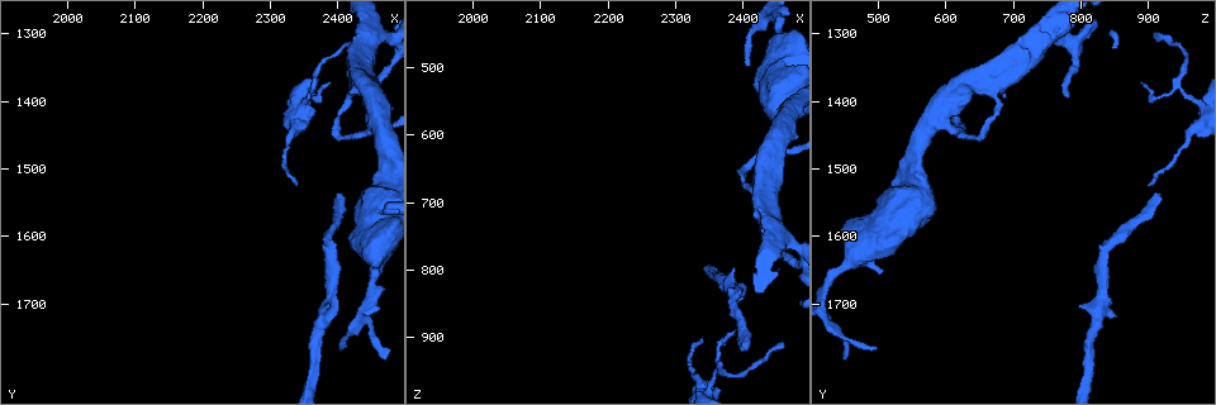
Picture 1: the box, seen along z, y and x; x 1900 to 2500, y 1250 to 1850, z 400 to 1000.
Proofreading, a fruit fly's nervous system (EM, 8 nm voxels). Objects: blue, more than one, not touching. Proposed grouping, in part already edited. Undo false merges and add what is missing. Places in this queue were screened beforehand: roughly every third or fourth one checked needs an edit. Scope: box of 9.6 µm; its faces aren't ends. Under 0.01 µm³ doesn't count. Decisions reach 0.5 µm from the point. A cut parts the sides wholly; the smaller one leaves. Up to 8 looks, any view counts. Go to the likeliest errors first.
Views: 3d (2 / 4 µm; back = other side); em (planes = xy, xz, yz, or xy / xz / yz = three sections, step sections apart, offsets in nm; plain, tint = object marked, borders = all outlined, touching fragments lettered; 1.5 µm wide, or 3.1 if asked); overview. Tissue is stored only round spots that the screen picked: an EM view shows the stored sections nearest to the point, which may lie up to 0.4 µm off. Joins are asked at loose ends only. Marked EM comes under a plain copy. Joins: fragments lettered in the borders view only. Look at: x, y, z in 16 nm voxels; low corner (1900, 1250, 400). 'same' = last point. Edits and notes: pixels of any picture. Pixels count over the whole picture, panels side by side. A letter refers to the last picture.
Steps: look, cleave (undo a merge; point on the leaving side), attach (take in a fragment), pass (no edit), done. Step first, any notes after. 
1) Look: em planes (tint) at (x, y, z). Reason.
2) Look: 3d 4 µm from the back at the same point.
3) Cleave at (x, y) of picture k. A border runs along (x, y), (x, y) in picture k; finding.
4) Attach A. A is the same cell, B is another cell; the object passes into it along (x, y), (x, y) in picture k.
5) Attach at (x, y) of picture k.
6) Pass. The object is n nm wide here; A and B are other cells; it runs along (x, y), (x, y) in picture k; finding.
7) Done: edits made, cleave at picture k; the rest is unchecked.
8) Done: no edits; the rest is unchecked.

Look: 3d 4 µm at (2405, 1535, 920).

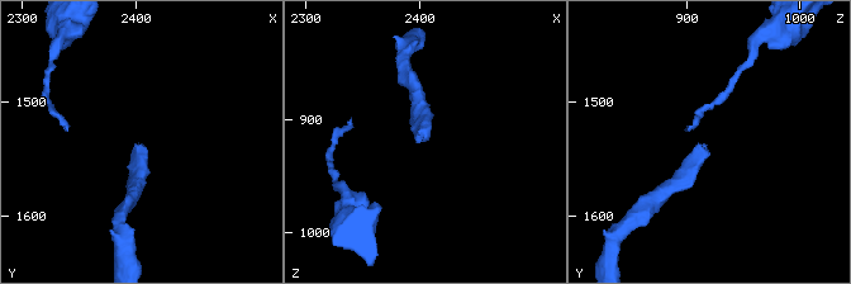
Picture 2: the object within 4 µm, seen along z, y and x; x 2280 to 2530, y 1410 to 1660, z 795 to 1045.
Look: em planes (borders) at (2406, 1536, 918).

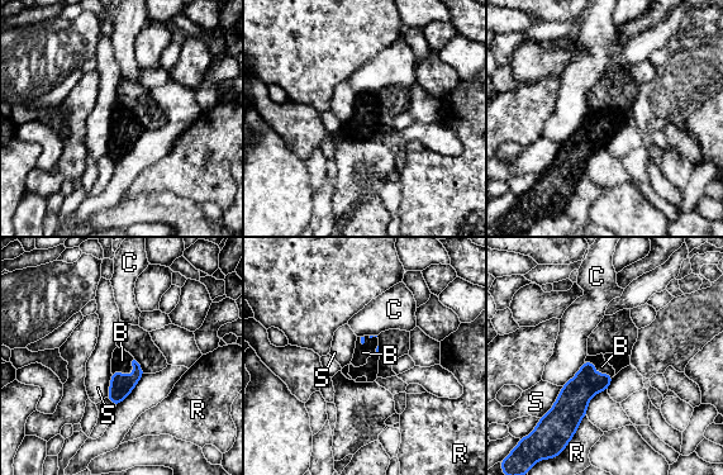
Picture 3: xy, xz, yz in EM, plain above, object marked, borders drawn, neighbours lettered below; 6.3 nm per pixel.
Attach B. B is the same cell, C, R and S are other cells; the object passes into it along (571, 403), (595, 373), (602, 366) in picture 3; the cell continues.

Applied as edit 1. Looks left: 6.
Look: overview. See it whole again.

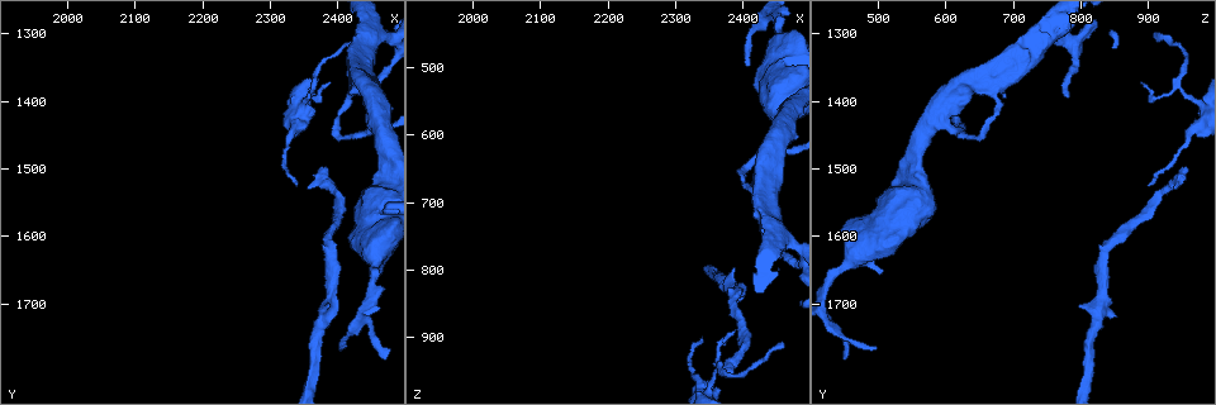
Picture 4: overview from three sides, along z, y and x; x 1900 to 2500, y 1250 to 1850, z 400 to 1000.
Look: em xz step 4 (borders) at (2405, 1765, 500). An open end.

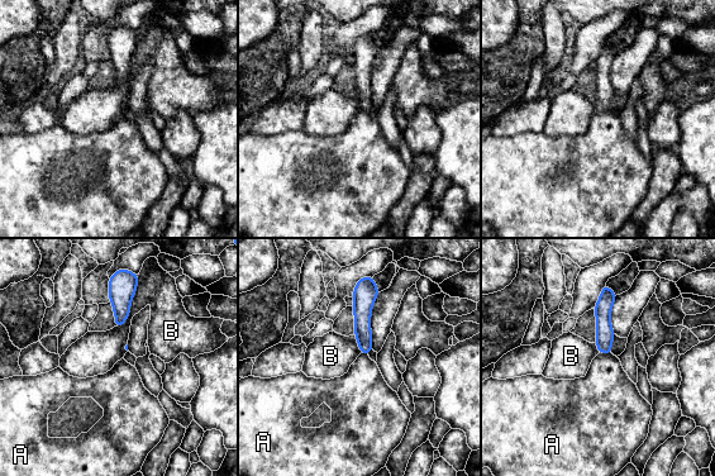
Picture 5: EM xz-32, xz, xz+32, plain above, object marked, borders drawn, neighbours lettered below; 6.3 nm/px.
Look: em planes (borders) at the same point. Cut it another way.

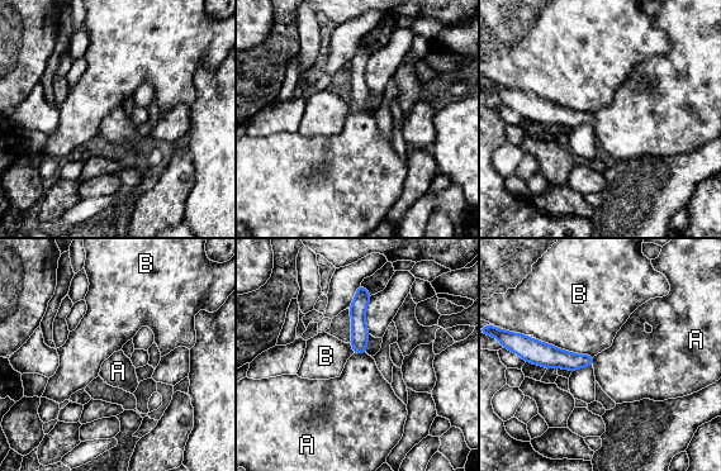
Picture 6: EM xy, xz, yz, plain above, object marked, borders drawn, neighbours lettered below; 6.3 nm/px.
Pass. The object is 100 nm wide here; the longest contact is with B, 340 nm; A and B are other cells; no lettered fragment goes on from it.

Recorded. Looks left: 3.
Look: em xz step 8 (tint) at (2460, 1300, 910). Tapers out.

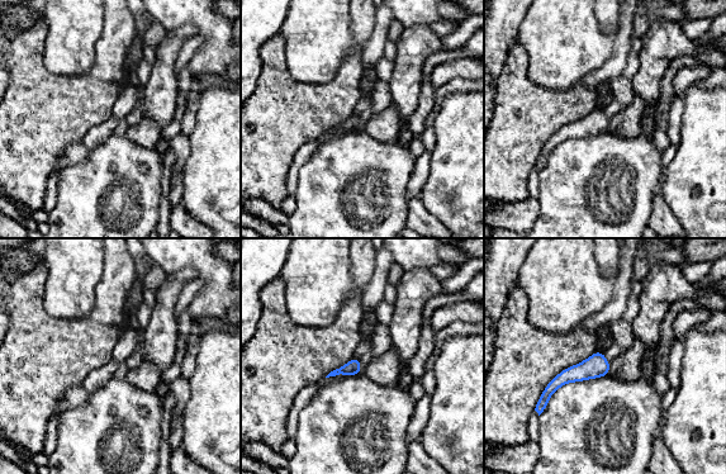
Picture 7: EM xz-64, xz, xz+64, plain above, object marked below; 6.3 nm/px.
Look: em planes (borders) at the same point.

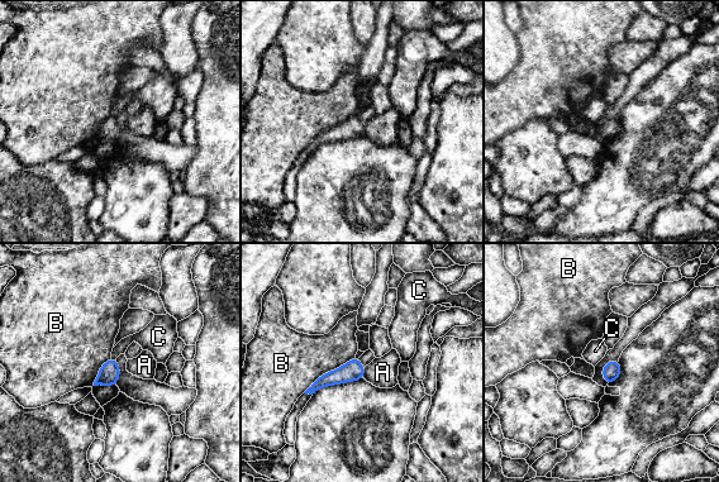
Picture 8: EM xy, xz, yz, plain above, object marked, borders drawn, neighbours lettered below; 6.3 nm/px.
Pass. The longest contact is with B, 400 nm; A, B and C are other cells; it runs along (361, 370), (324, 380), (312, 390) in picture 8; no lettered fragment goes on from it.

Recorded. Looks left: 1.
Done: edits made, attach at picture 3; the rest is unchecked.

